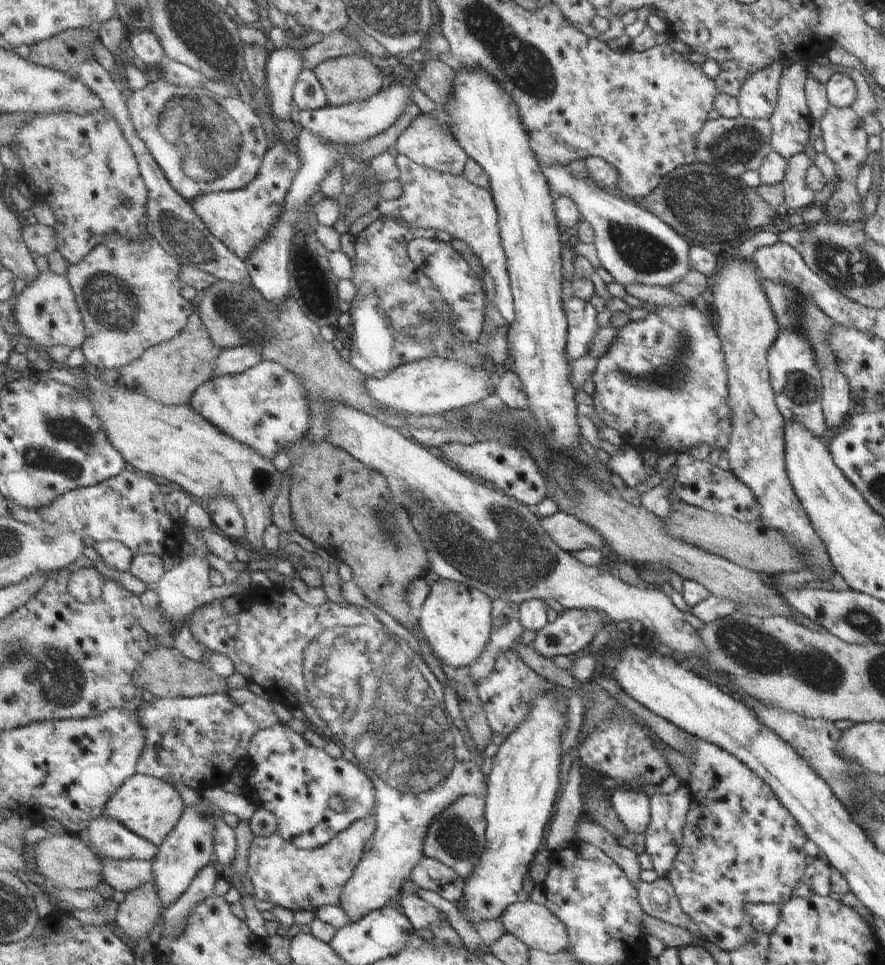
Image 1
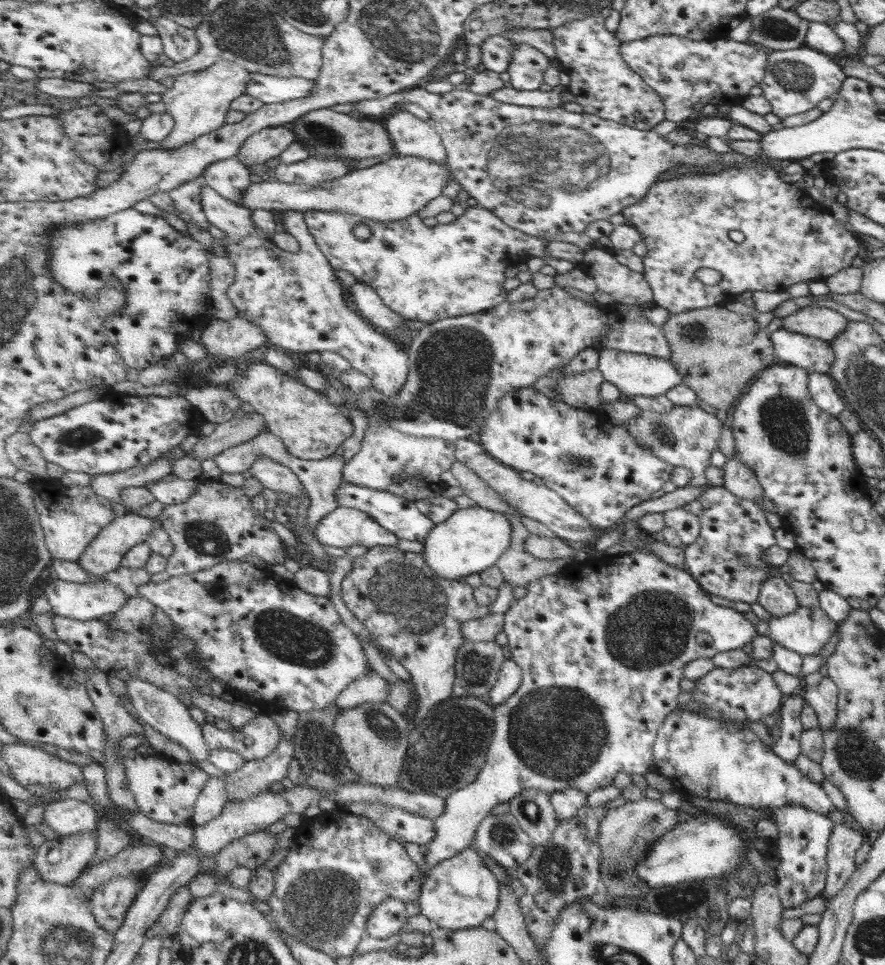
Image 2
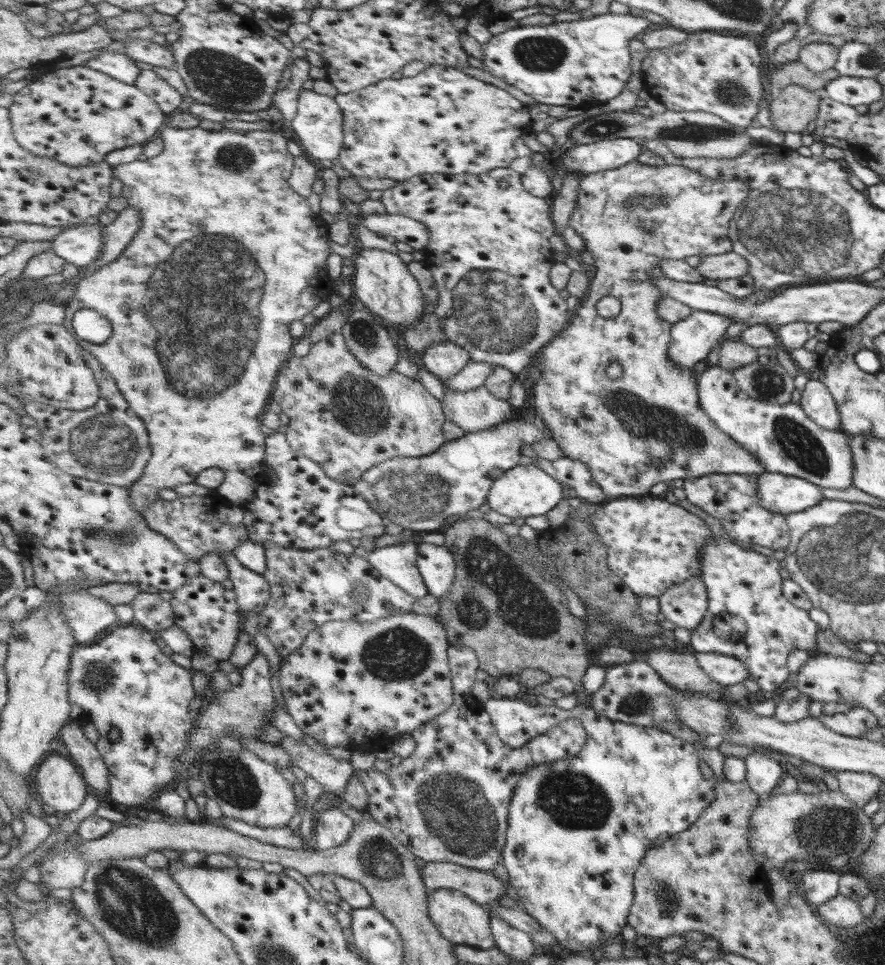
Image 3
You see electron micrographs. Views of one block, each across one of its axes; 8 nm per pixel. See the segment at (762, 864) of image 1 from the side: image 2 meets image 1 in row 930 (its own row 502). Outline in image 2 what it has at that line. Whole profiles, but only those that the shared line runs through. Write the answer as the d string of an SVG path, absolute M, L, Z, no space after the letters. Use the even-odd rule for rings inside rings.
M708 486L699 495L699 538L684 546L686 568L708 594L727 600L756 602L765 579L773 576L774 565L762 560L762 552L775 545L774 529L767 523L763 504L735 496L727 488Z

